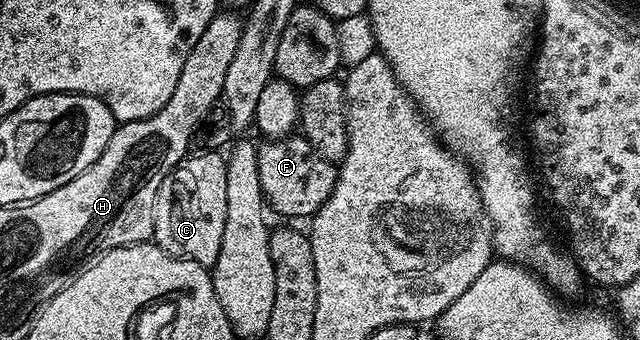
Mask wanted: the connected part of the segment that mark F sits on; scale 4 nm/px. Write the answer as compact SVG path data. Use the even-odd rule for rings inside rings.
M276 138L259 149L257 158L261 190L267 203L284 216L311 218L323 207L336 189L338 168L333 161L324 160L303 138Z

